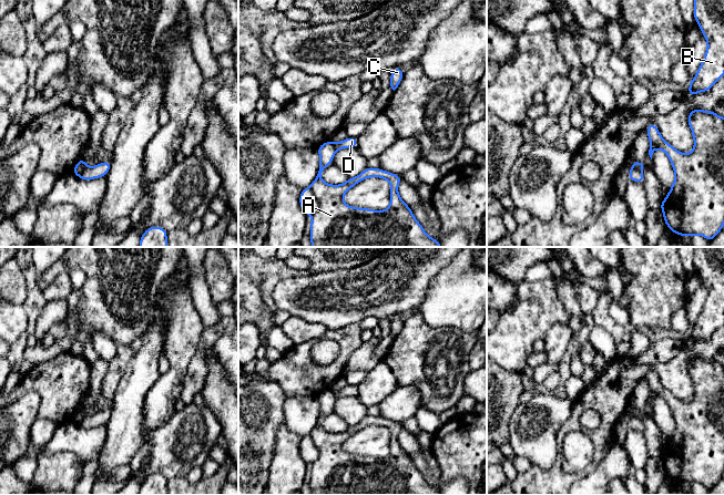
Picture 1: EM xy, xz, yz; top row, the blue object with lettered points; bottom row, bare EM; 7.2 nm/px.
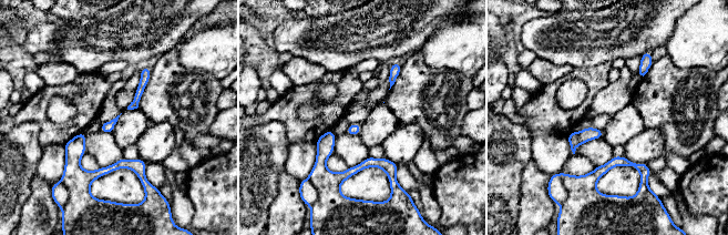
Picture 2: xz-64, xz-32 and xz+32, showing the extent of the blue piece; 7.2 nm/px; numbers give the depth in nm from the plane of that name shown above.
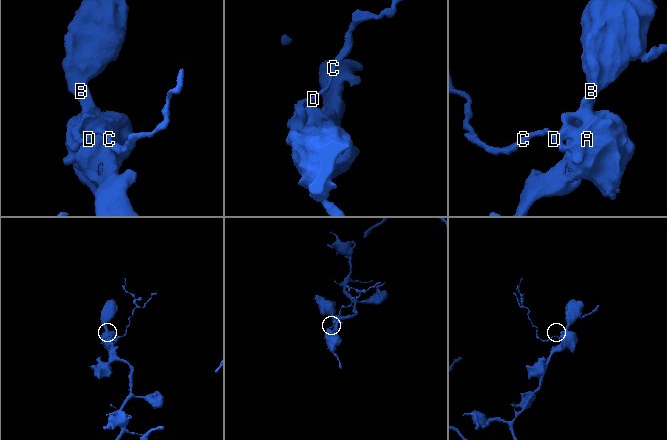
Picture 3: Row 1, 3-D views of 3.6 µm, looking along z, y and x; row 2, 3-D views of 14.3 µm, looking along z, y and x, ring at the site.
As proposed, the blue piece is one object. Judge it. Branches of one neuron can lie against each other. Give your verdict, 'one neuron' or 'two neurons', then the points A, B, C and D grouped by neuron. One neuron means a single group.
two neurons; A B / C D

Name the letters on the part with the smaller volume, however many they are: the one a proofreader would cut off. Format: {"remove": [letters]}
{"remove": ["C", "D"]}

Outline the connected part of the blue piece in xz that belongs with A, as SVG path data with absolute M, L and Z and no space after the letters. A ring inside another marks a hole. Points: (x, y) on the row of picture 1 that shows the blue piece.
M327 141L317 151L319 171L309 186L319 203L310 223L312 247L442 247L426 234L411 208L400 198L400 175L367 166L344 184L330 185L323 181L322 173L333 164L335 146ZM369 177L390 183L390 205L386 210L351 207L344 203L344 195Z

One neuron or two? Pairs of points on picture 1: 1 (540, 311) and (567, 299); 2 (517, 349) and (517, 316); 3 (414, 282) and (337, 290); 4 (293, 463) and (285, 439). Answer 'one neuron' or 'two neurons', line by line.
1: two neurons
2: one neuron
3: one neuron
4: one neuron

